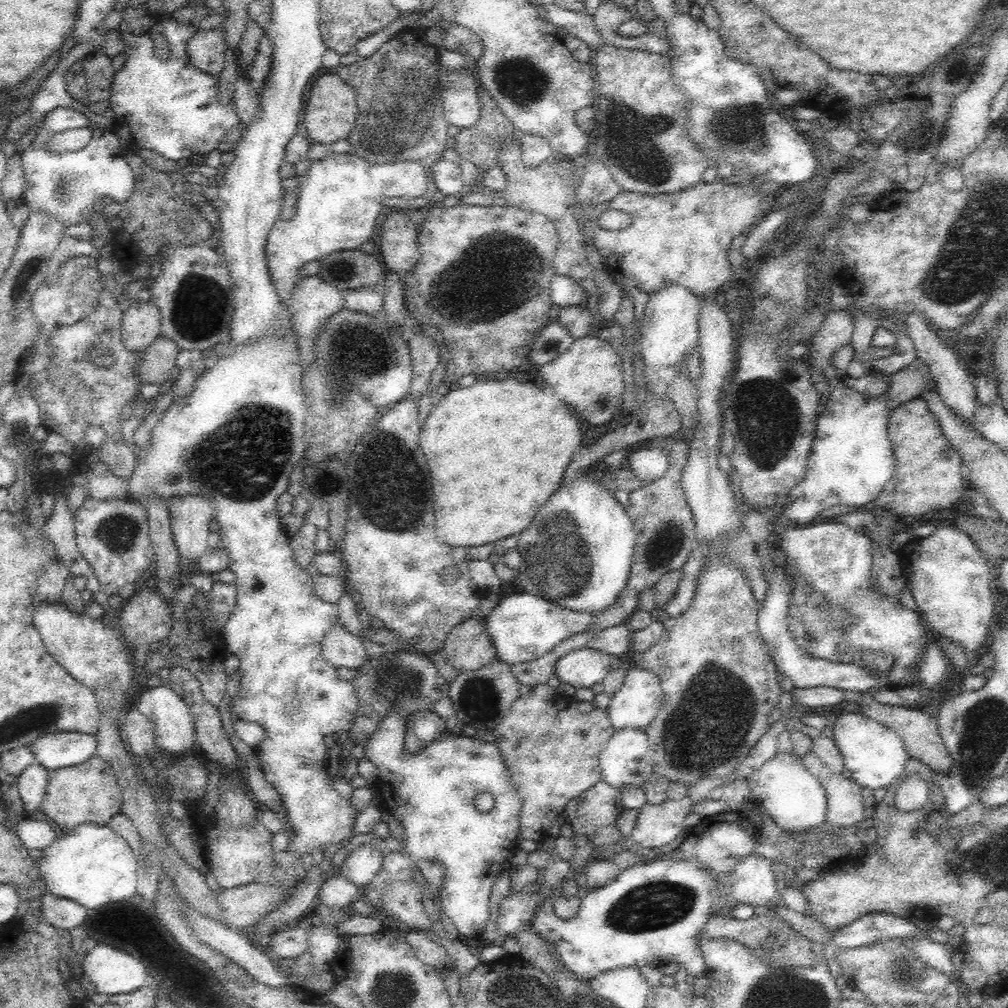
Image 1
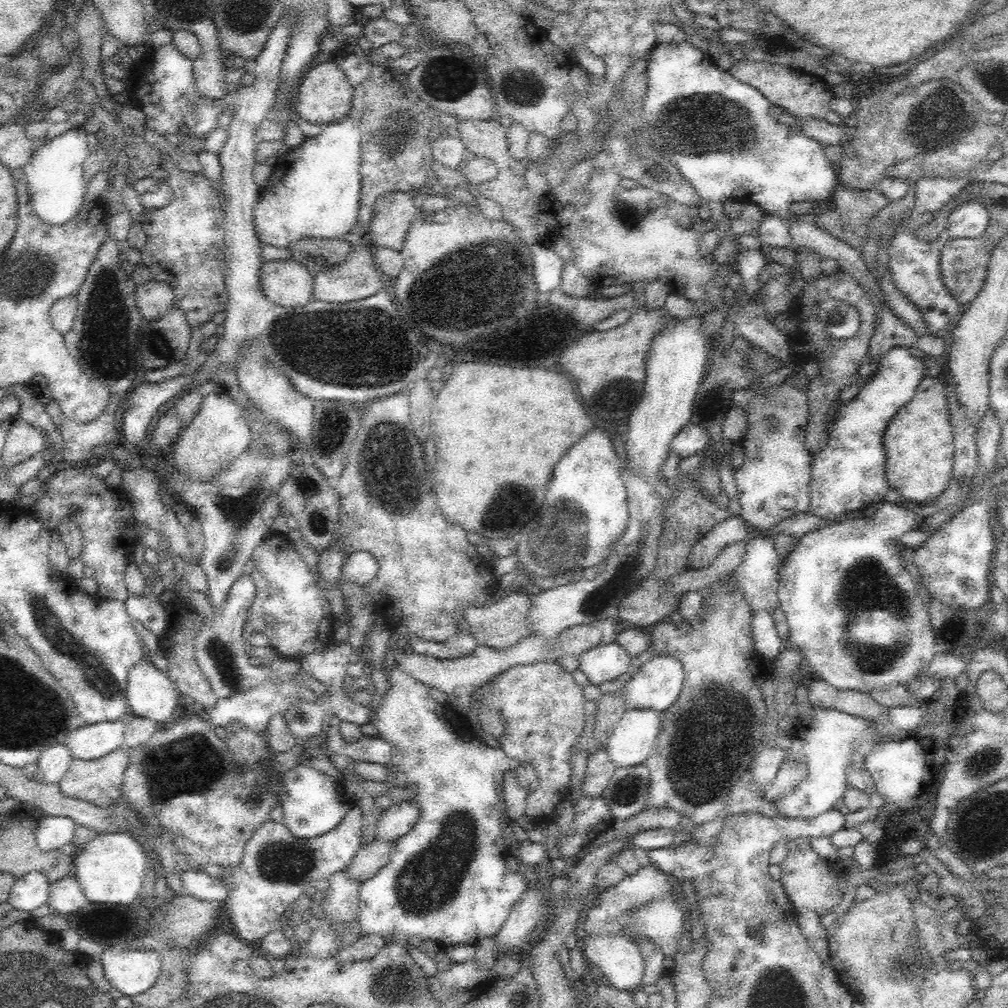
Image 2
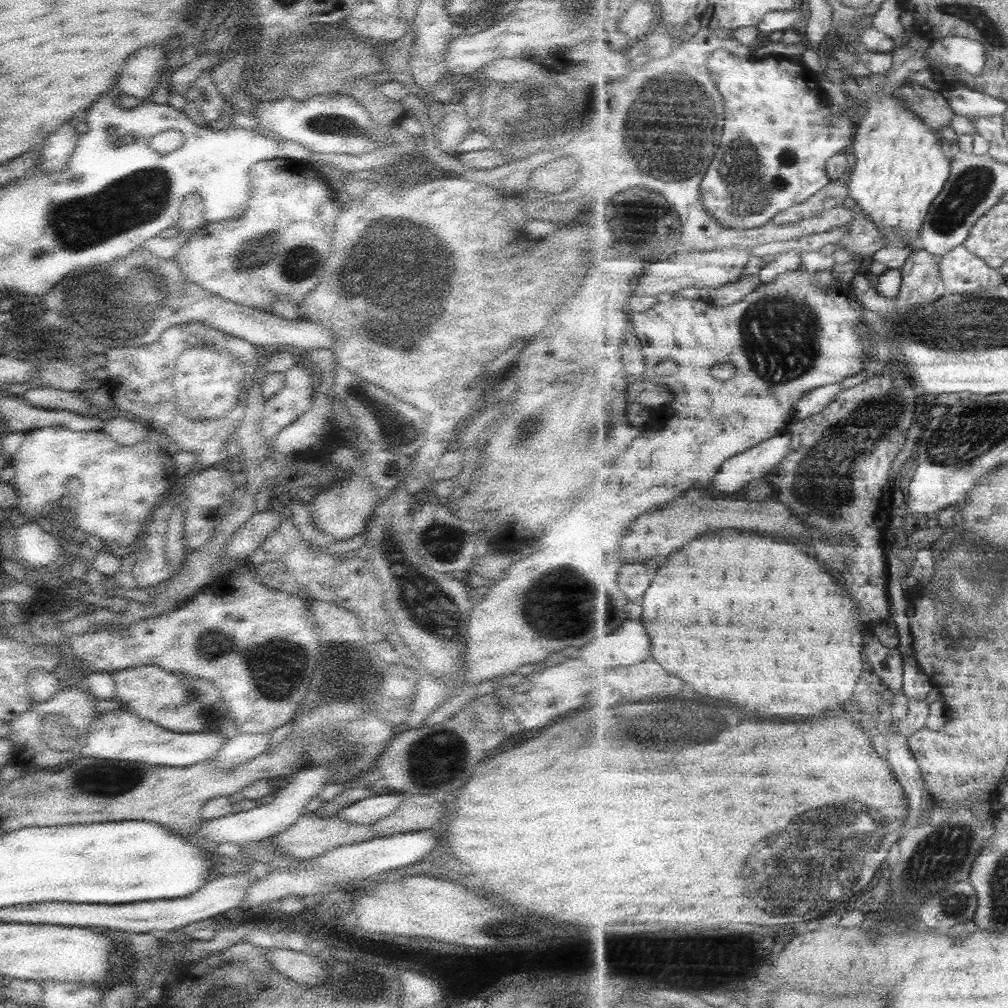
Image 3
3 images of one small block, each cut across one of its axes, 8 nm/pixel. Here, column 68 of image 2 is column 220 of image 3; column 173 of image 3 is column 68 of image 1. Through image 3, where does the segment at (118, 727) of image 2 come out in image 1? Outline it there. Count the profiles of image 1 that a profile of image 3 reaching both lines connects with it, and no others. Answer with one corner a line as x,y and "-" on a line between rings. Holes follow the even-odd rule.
74,732
46,734
30,746
37,764
48,770
78,766
96,756
96,748
96,735

